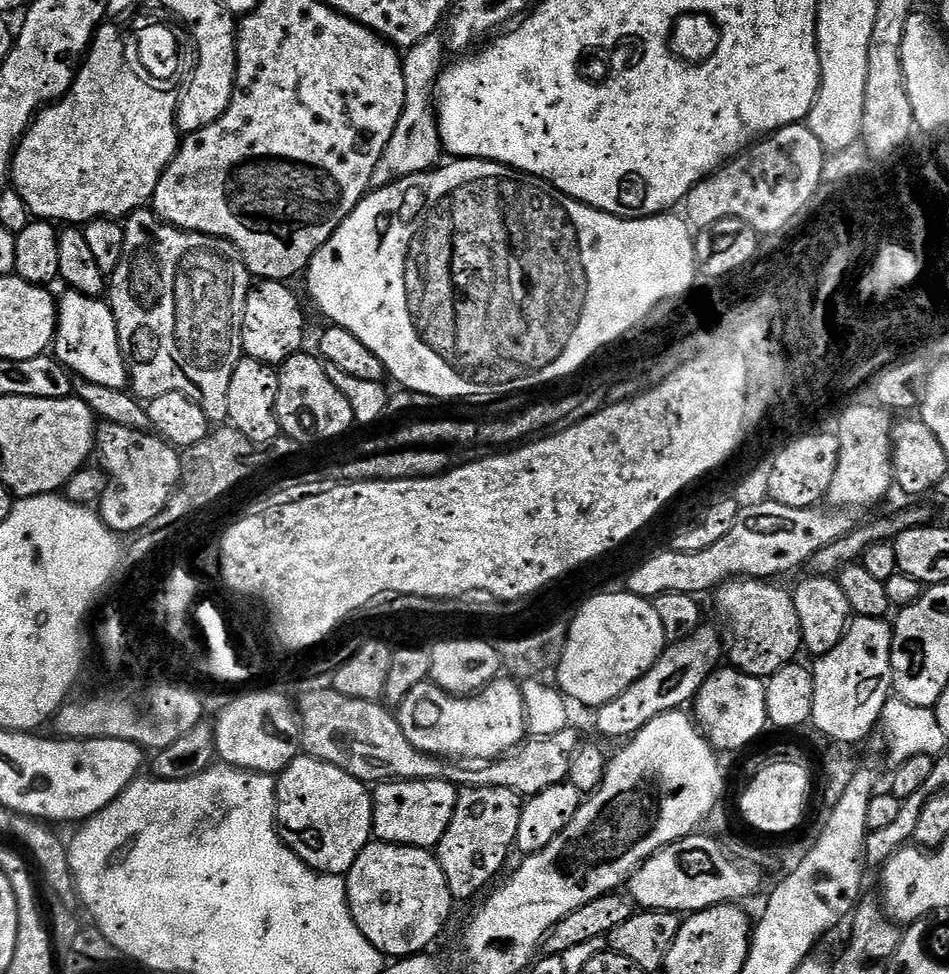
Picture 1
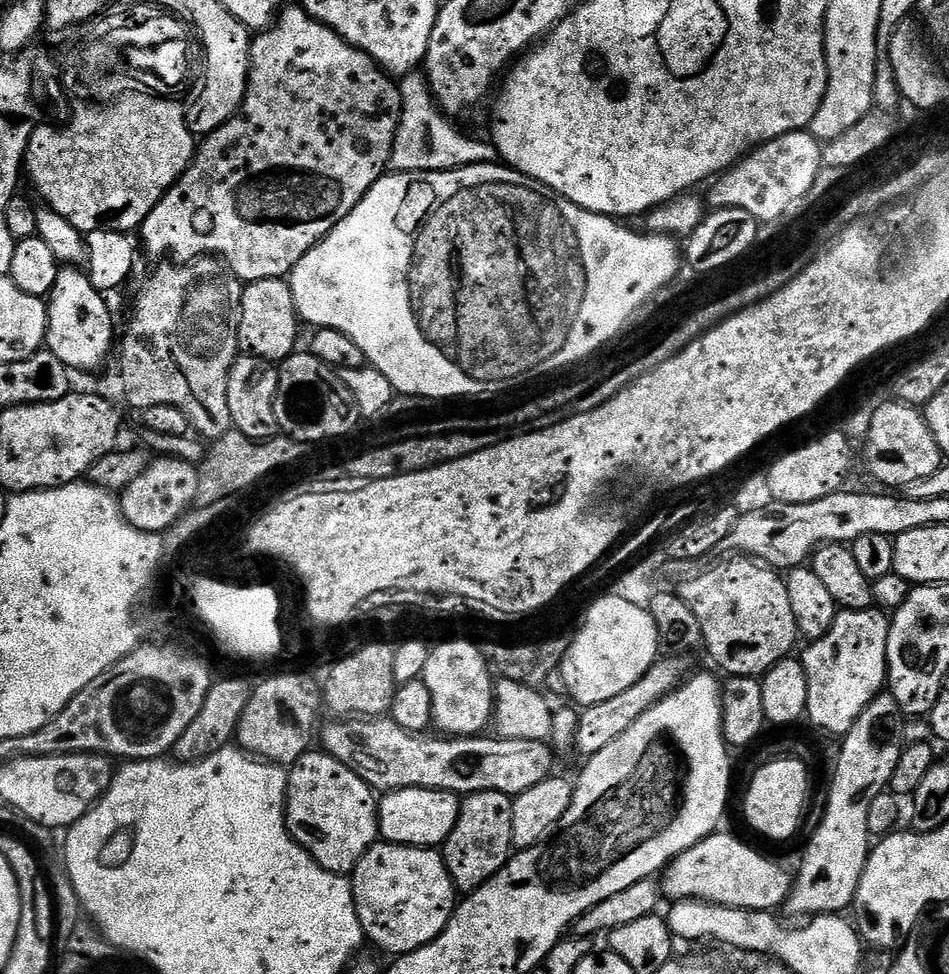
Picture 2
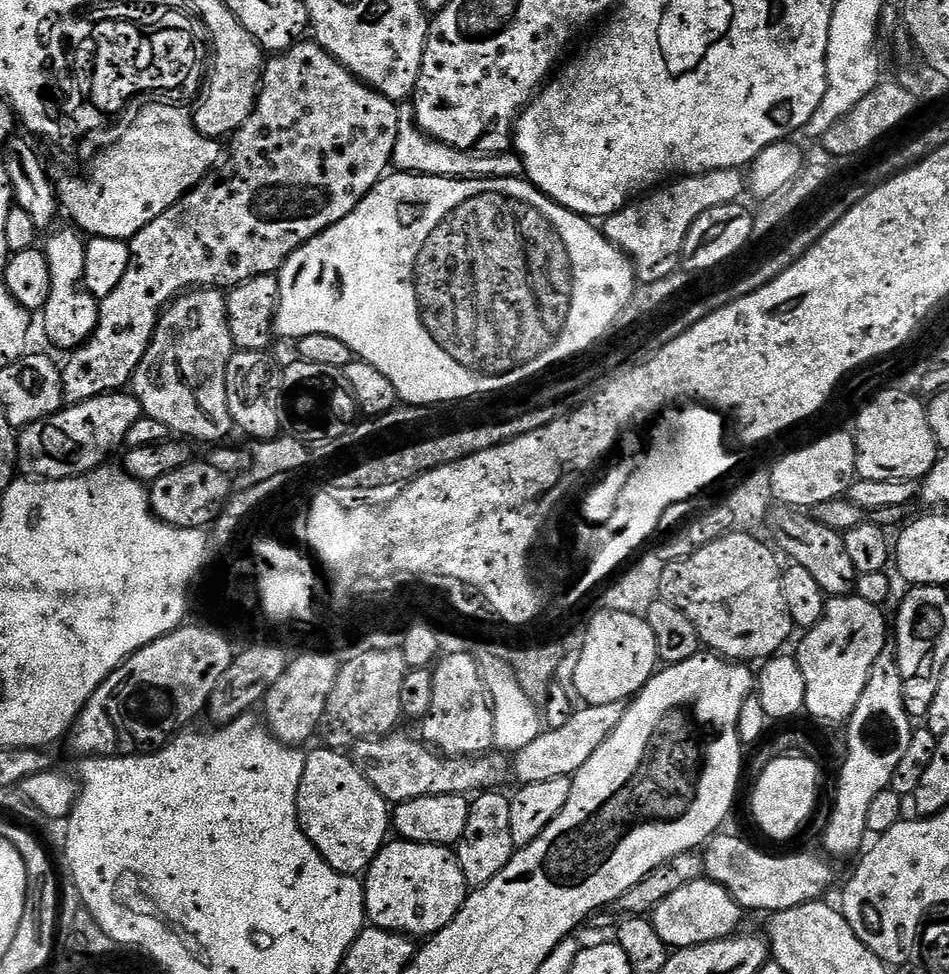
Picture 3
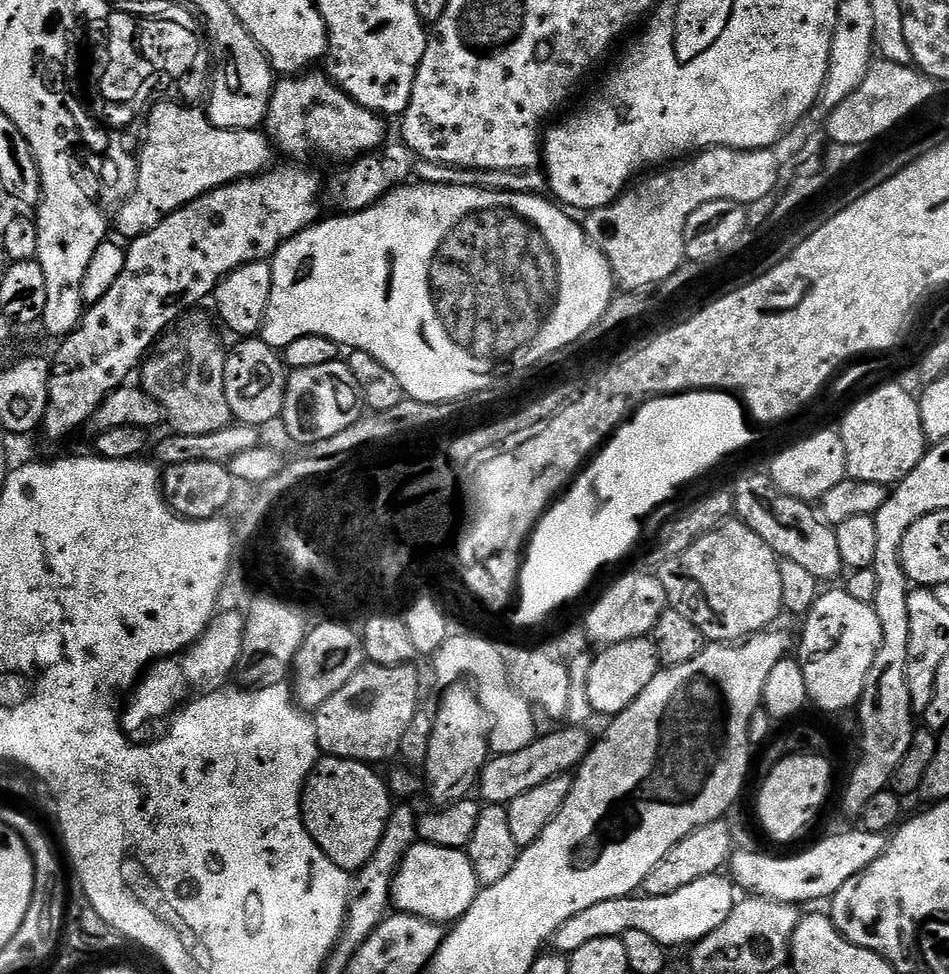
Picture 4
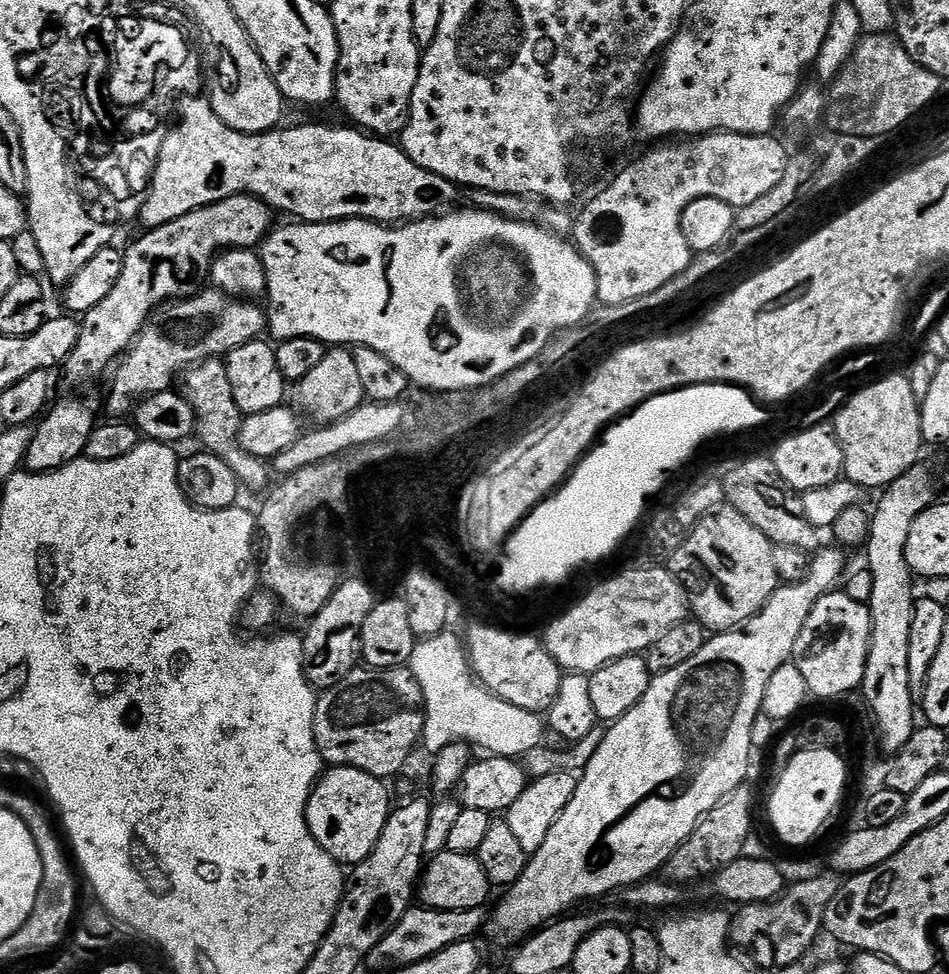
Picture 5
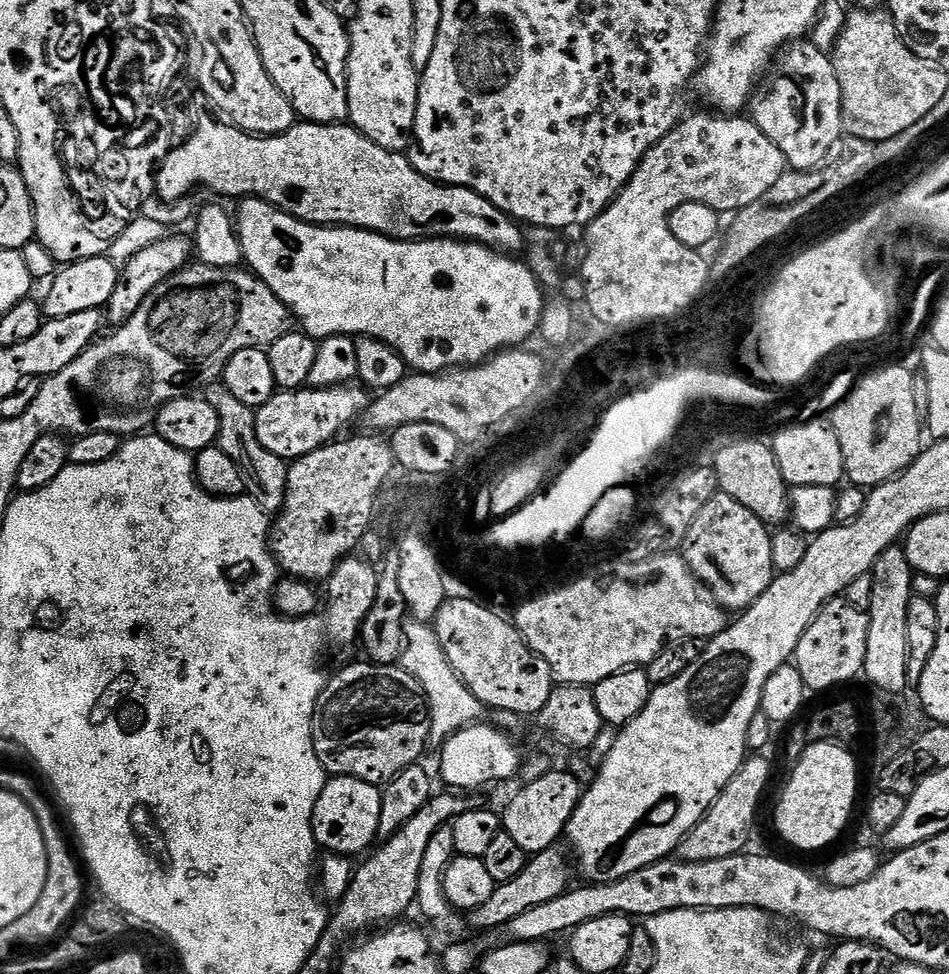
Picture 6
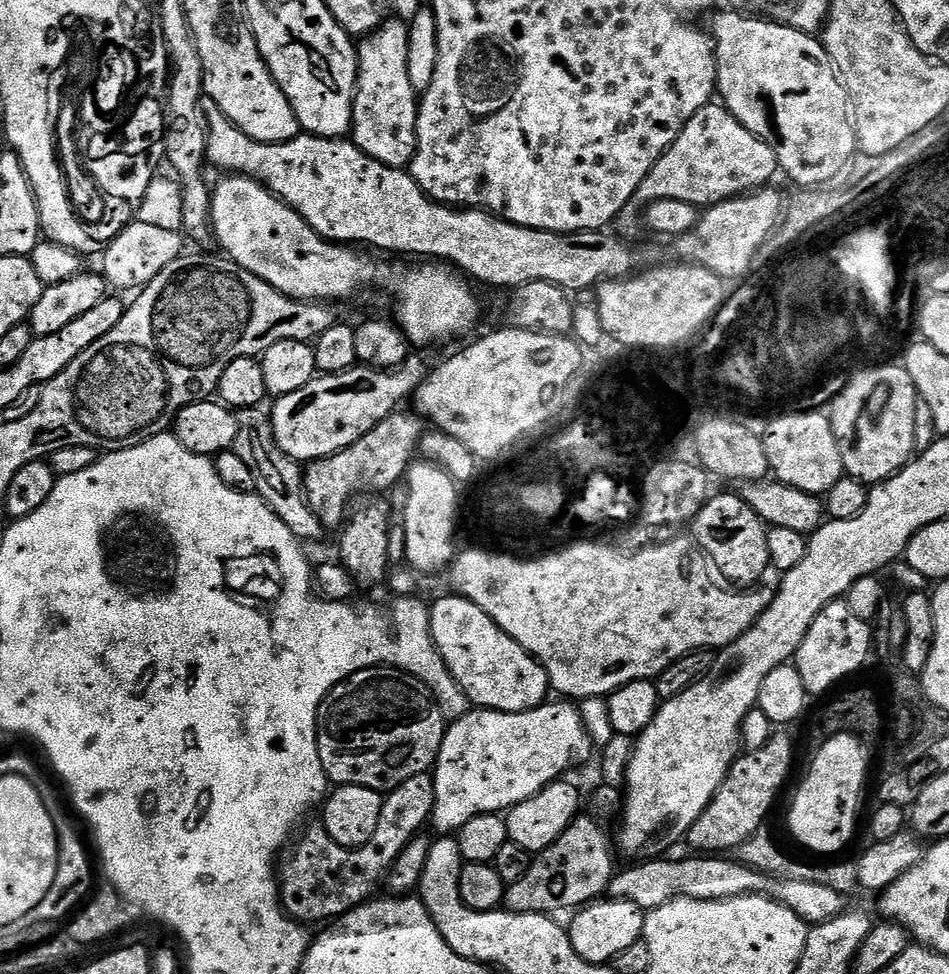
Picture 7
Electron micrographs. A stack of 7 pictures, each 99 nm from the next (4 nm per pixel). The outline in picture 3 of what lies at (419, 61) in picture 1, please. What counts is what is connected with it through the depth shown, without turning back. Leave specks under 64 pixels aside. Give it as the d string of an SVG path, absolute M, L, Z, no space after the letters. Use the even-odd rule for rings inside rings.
M411 107L400 108L398 122L398 142L394 142L391 167L397 172L412 172L416 176L437 176L455 180L489 180L490 178L514 178L524 176L524 163L511 151L501 152L498 156L486 156L463 152L431 140L421 128L416 126Z

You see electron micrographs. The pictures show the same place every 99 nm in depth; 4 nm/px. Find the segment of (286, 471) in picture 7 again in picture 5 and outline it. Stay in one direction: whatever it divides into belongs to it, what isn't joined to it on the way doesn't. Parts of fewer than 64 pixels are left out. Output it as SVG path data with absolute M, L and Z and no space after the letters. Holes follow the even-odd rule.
M213 358L194 364L183 373L182 384L183 380L182 394L188 399L196 415L195 435L198 440L200 436L201 442L204 443L201 445L218 458L222 458L226 466L234 470L234 474L247 491L249 488L252 492L262 491L263 493L269 487L270 464L269 461L259 460L254 454L248 454L246 450L242 450L238 442L244 416L238 402L234 402L234 390L230 390L230 374L226 374L224 360Z

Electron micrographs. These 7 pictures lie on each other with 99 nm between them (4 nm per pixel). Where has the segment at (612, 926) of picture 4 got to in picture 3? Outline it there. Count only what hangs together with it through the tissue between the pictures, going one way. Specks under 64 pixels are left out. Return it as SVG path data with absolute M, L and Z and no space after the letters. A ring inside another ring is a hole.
M701 878L686 886L681 886L676 893L669 894L667 898L662 898L662 902L658 902L658 906L651 912L650 919L654 930L658 930L658 938L662 938L662 942L666 942L669 949L675 950L731 936L739 929L736 927L739 926L743 916L746 916L745 909L741 908L740 903L721 884L707 878Z

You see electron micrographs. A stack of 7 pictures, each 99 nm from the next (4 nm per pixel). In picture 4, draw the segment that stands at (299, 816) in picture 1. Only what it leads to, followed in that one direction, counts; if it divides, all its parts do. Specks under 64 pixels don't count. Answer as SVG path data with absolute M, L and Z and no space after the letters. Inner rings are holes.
M324 756L317 759L315 769L304 786L304 796L300 800L300 814L304 818L304 829L314 838L314 842L338 867L349 874L355 874L370 862L374 850L378 850L378 842L382 842L382 834L386 830L386 822L394 807L394 797L389 785L379 776L375 767L357 760L343 760L337 756Z

